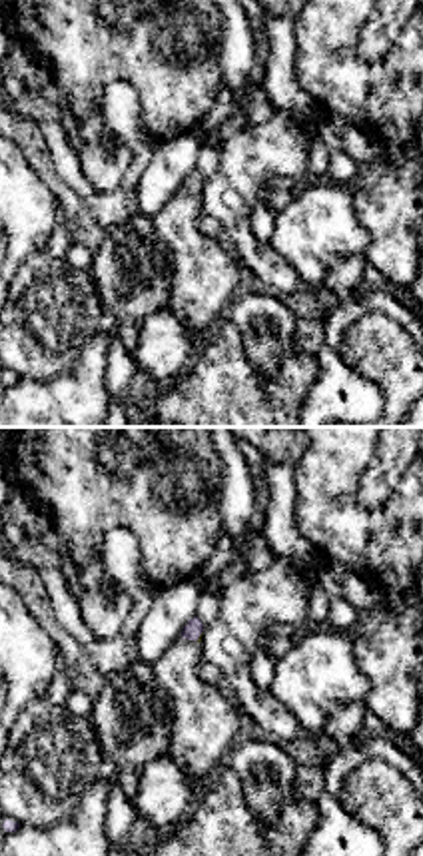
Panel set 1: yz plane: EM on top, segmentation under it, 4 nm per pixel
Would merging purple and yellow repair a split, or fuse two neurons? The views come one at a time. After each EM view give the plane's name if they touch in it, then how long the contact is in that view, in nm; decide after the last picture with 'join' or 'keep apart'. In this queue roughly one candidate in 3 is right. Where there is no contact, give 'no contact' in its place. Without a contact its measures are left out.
yz | 50 nm

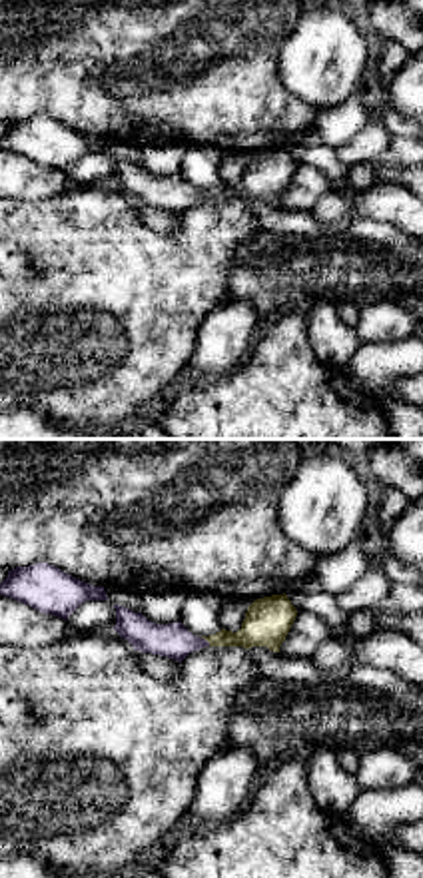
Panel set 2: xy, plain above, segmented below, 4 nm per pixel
xy | 50 nm

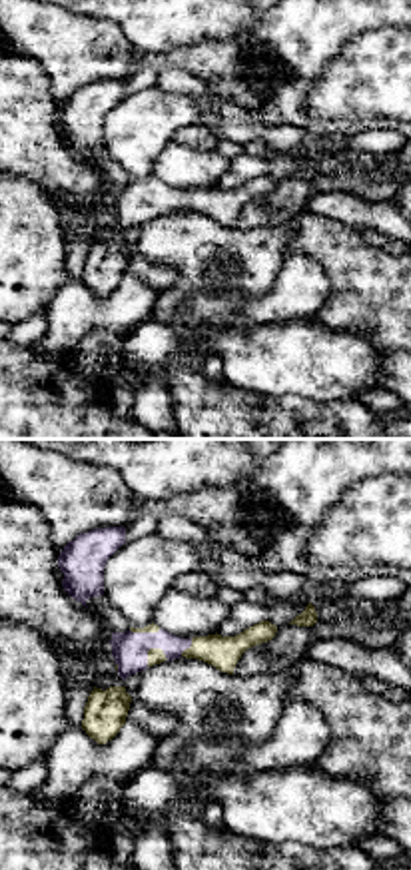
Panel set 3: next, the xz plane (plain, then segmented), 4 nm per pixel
xz | 100 nm

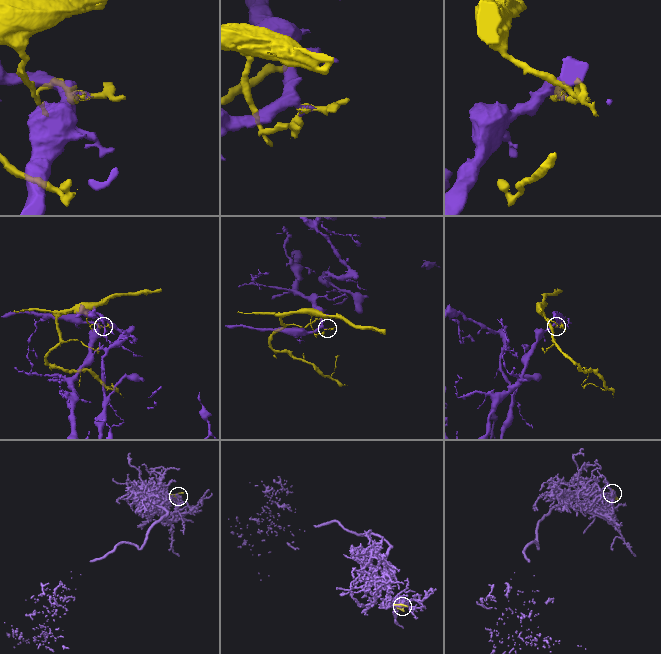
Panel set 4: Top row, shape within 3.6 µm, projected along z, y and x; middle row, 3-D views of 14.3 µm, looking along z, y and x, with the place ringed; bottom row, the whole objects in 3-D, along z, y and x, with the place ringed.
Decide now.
keep apart

